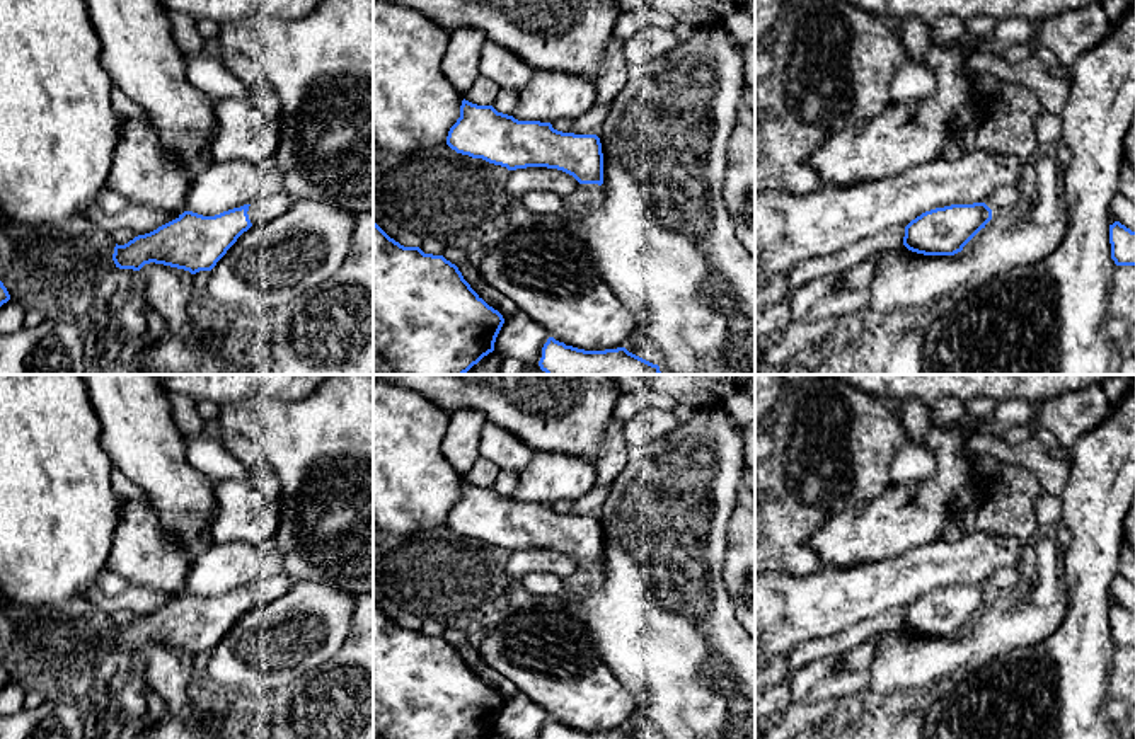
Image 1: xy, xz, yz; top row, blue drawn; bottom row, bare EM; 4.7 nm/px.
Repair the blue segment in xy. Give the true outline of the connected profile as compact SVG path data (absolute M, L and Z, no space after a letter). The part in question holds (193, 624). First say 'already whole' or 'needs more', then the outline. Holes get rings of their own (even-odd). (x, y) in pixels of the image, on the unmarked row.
needs more; M286 574L262 577L215 598L184 593L157 611L114 628L112 642L119 650L140 652L155 644L196 656L211 652L237 620L252 606L271 603L293 586Z

